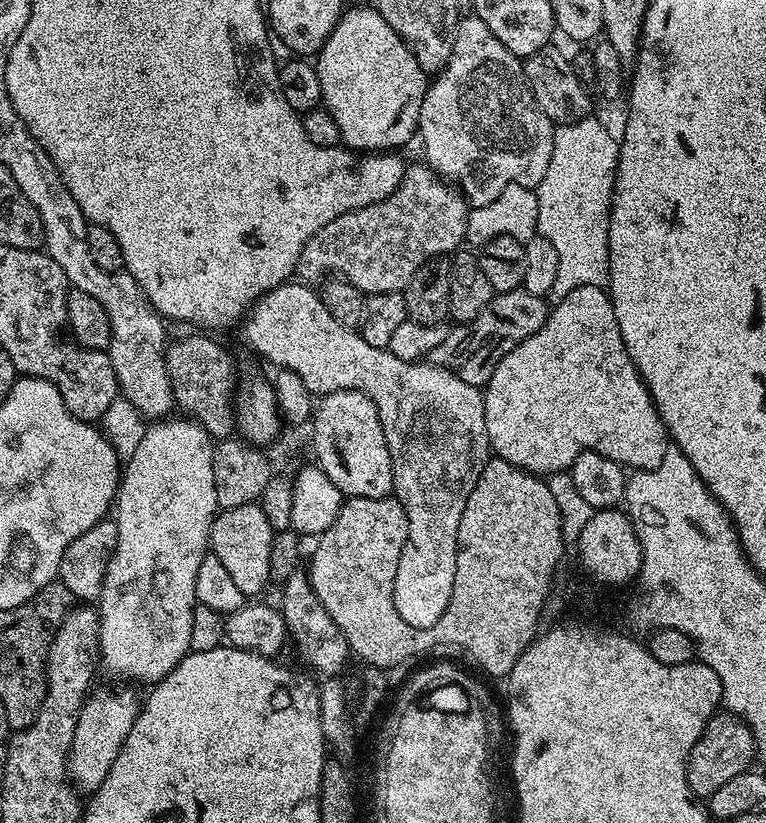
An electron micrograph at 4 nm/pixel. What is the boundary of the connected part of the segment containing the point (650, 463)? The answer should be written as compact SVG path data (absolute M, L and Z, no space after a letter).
M578 286L578 290L570 290L570 294L566 294L564 300L555 301L548 321L537 332L530 334L530 338L526 338L518 347L510 350L510 354L506 354L502 358L502 362L498 362L498 366L492 377L489 378L483 393L489 449L499 459L531 472L534 476L548 478L551 477L551 472L567 473L578 458L578 454L583 452L597 452L622 466L627 466L629 469L648 472L654 466L658 466L658 462L662 462L666 450L670 447L669 434L664 429L664 423L654 406L652 396L649 394L644 380L638 374L638 370L622 342L622 330L618 330L618 318L614 318L612 297L605 289L598 286Z

